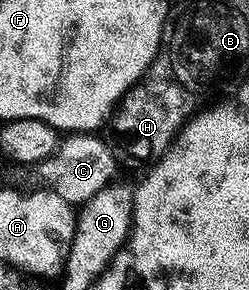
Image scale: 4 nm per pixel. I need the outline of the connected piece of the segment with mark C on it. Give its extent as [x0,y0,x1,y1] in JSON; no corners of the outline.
[36,134,118,206]

